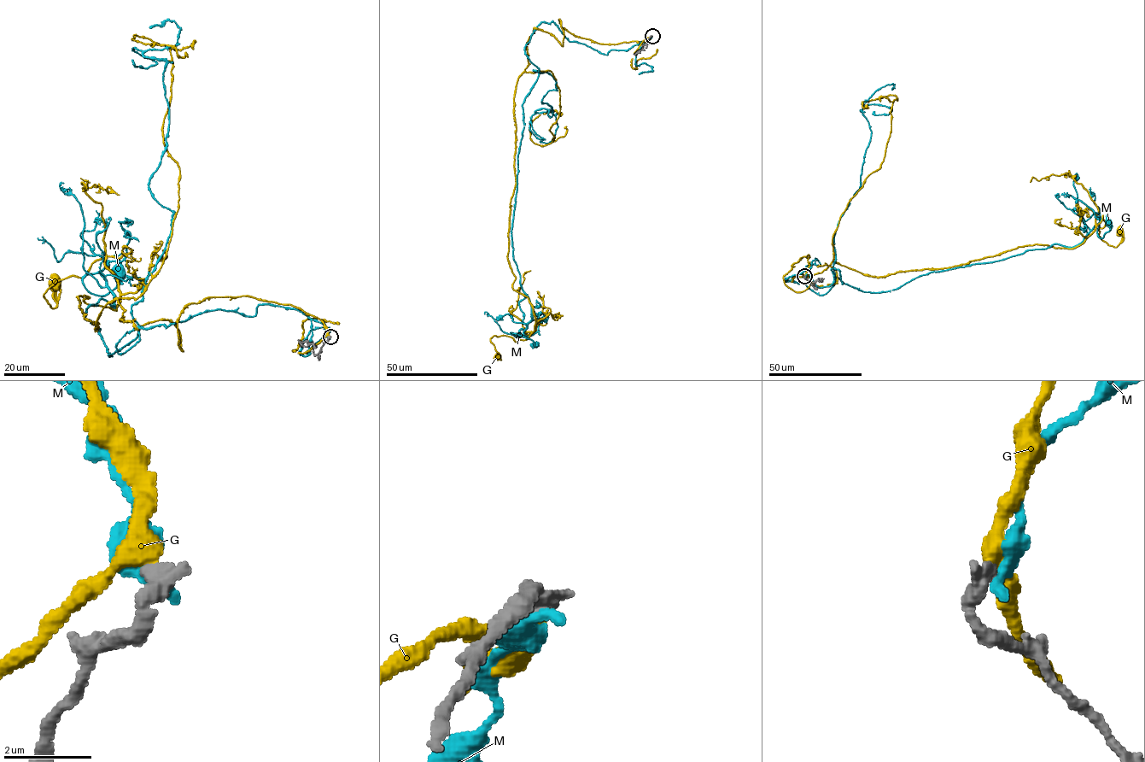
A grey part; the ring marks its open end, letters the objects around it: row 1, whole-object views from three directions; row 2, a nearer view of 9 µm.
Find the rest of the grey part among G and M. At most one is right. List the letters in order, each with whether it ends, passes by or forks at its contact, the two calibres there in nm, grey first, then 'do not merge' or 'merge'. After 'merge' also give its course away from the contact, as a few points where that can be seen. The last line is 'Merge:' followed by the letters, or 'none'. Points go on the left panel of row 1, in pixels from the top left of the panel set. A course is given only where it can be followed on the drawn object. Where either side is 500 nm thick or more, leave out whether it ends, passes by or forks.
G: it passes by; 460 nm thick on the grey side, 400 nm on the other; do not merge
M: it ends there; 480 nm thick on the grey side, 400 nm on the other; do not merge
Merge: none

